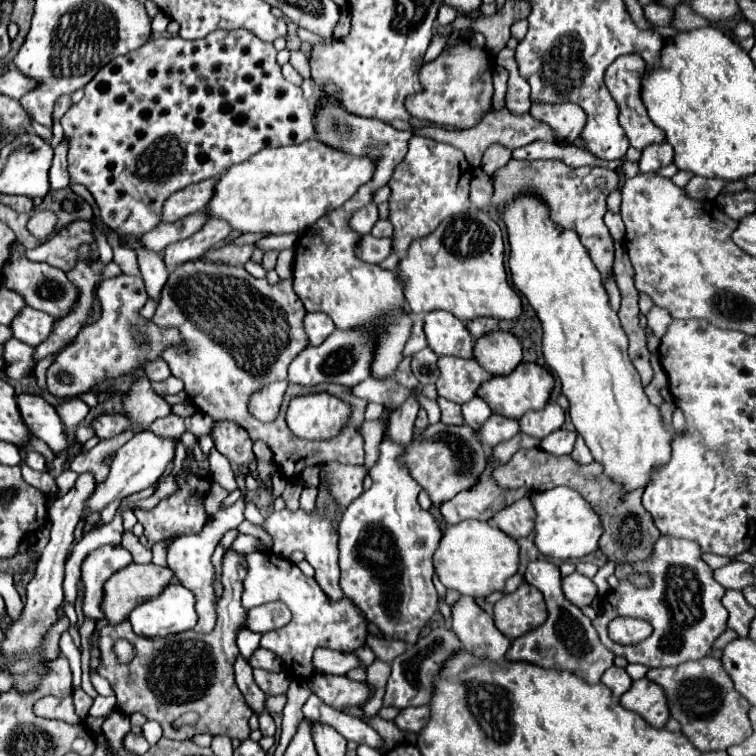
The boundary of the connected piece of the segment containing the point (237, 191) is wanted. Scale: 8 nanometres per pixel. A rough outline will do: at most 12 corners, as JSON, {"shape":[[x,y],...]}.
{"shape":[[318,138],[220,176],[208,210],[240,232],[304,232],[350,200],[368,156]]}

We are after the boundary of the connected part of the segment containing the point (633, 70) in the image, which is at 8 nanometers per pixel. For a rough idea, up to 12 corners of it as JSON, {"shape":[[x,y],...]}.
{"shape":[[638,54],[616,60],[604,82],[620,108],[630,146],[662,144],[640,100],[644,60]]}

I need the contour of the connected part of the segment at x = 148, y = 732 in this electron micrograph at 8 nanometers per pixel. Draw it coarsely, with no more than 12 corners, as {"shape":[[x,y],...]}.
{"shape":[[156,722],[142,726],[144,738],[156,744],[162,738],[162,728]]}

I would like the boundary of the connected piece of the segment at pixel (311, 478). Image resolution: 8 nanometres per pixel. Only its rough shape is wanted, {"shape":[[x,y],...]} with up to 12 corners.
{"shape":[[308,468],[300,482],[304,486],[320,484],[320,468]]}

